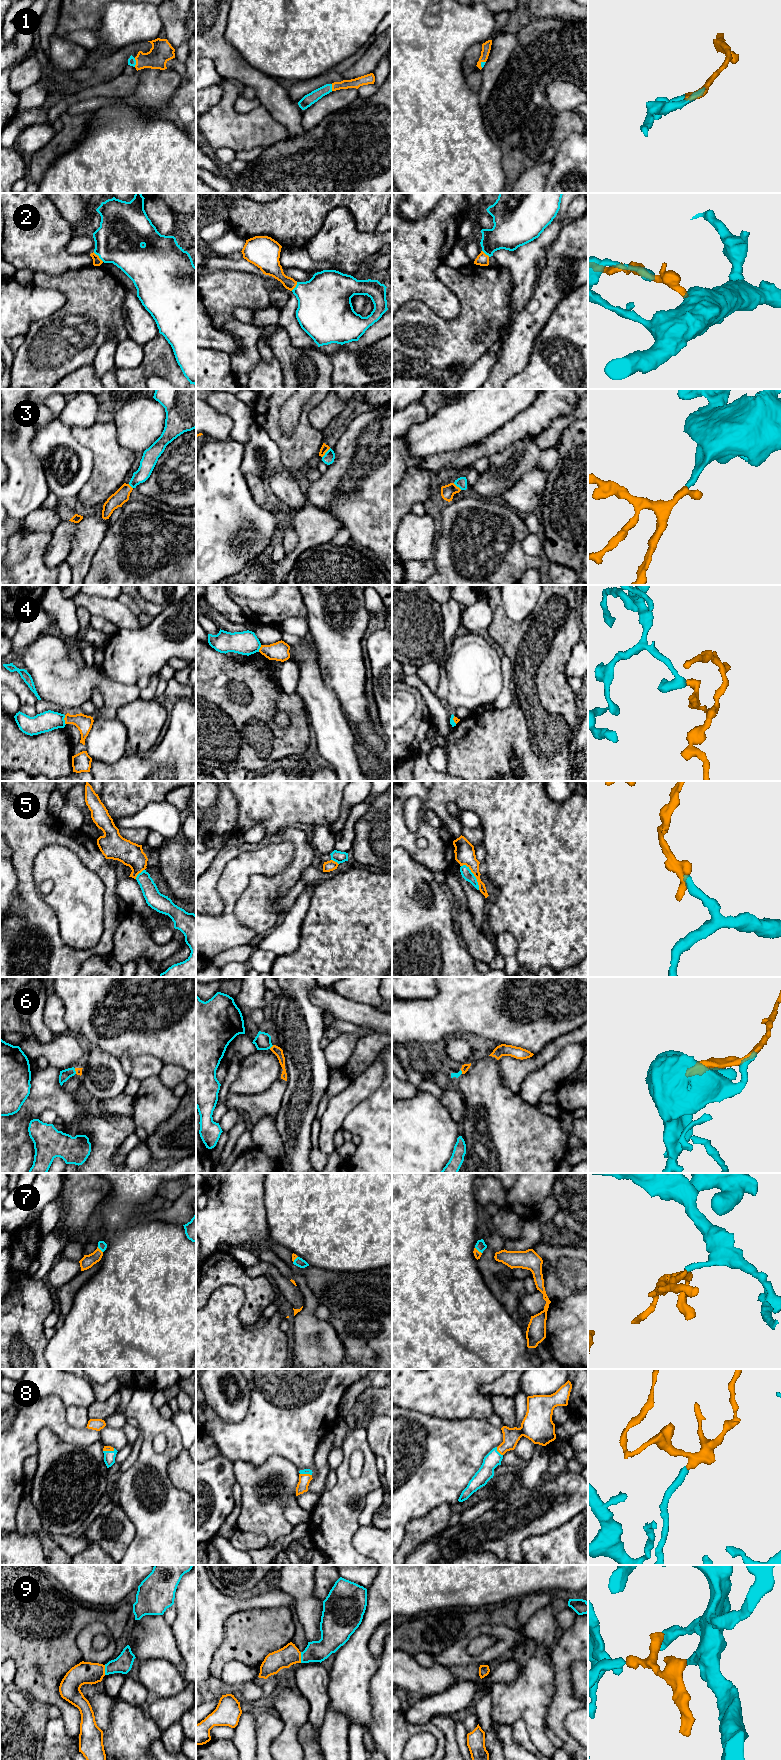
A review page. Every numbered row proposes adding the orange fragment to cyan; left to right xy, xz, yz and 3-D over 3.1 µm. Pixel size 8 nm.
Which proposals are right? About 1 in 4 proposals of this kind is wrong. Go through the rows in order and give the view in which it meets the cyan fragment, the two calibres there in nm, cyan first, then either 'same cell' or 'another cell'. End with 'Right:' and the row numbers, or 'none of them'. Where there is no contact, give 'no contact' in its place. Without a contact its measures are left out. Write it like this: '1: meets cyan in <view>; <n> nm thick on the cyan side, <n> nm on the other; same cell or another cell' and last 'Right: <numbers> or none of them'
1: meets cyan in xy; 60 nm thick on the cyan side, 170 nm on the other; same cell
2: meets cyan in xy; 380 nm thick on the cyan side, 70 nm on the other; same cell
3: meets cyan in xz; 90 nm thick on the cyan side, 60 nm on the other; same cell
4: meets cyan in xy; 160 nm thick on the cyan side, 130 nm on the other; another cell
5: meets cyan in yz; 90 nm thick on the cyan side, 160 nm on the other; another cell
6: meets cyan in xz; 140 nm thick on the cyan side, 70 nm on the other; same cell
7: meets cyan in yz; 80 nm thick on the cyan side, 60 nm on the other; same cell
8: meets cyan in yz; 120 nm thick on the cyan side, 140 nm on the other; same cell
9: meets cyan in xz; 180 nm thick on the cyan side, 160 nm on the other; same cell
Right: 1, 2, 3, 6, 7, 8, 9

